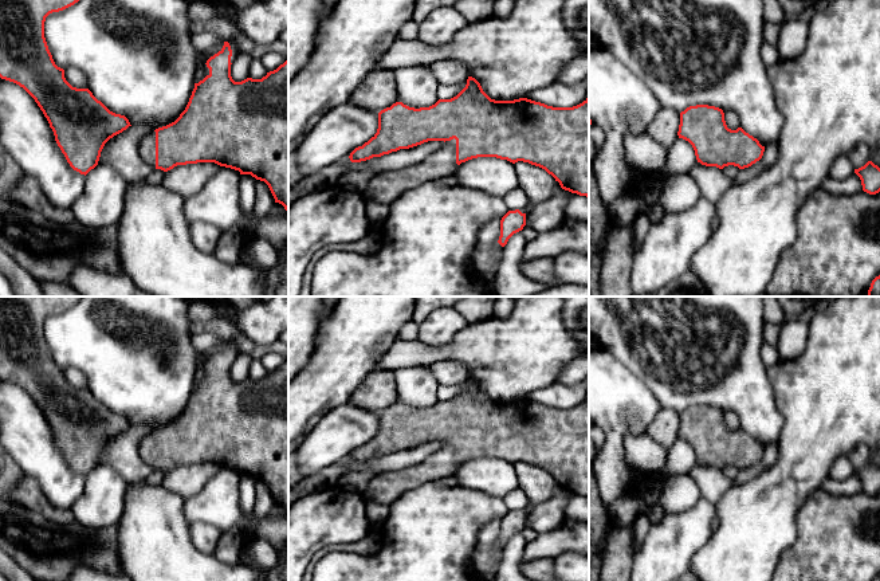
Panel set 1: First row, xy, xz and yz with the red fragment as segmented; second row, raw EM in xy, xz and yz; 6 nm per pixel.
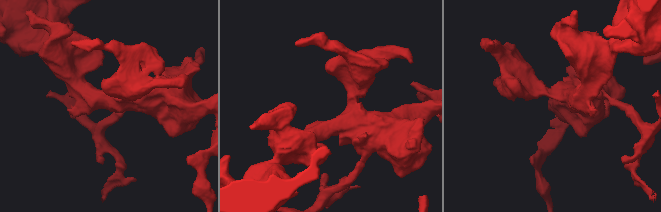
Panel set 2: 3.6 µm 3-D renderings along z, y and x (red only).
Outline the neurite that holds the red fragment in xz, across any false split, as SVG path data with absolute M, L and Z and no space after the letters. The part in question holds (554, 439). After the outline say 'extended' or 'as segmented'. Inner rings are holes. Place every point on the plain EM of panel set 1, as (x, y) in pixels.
M468 377L465 388L451 400L420 409L396 403L381 411L377 433L349 459L361 463L428 441L443 441L444 445L417 466L376 475L364 491L365 499L389 506L405 491L451 476L457 466L478 458L529 463L545 470L562 490L589 498L589 394L573 408L553 408L527 399L495 401Z; extended

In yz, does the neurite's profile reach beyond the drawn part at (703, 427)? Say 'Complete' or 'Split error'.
Complete

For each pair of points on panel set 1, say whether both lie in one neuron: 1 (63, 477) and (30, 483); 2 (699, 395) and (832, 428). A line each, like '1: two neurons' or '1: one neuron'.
1: two neurons
2: two neurons

